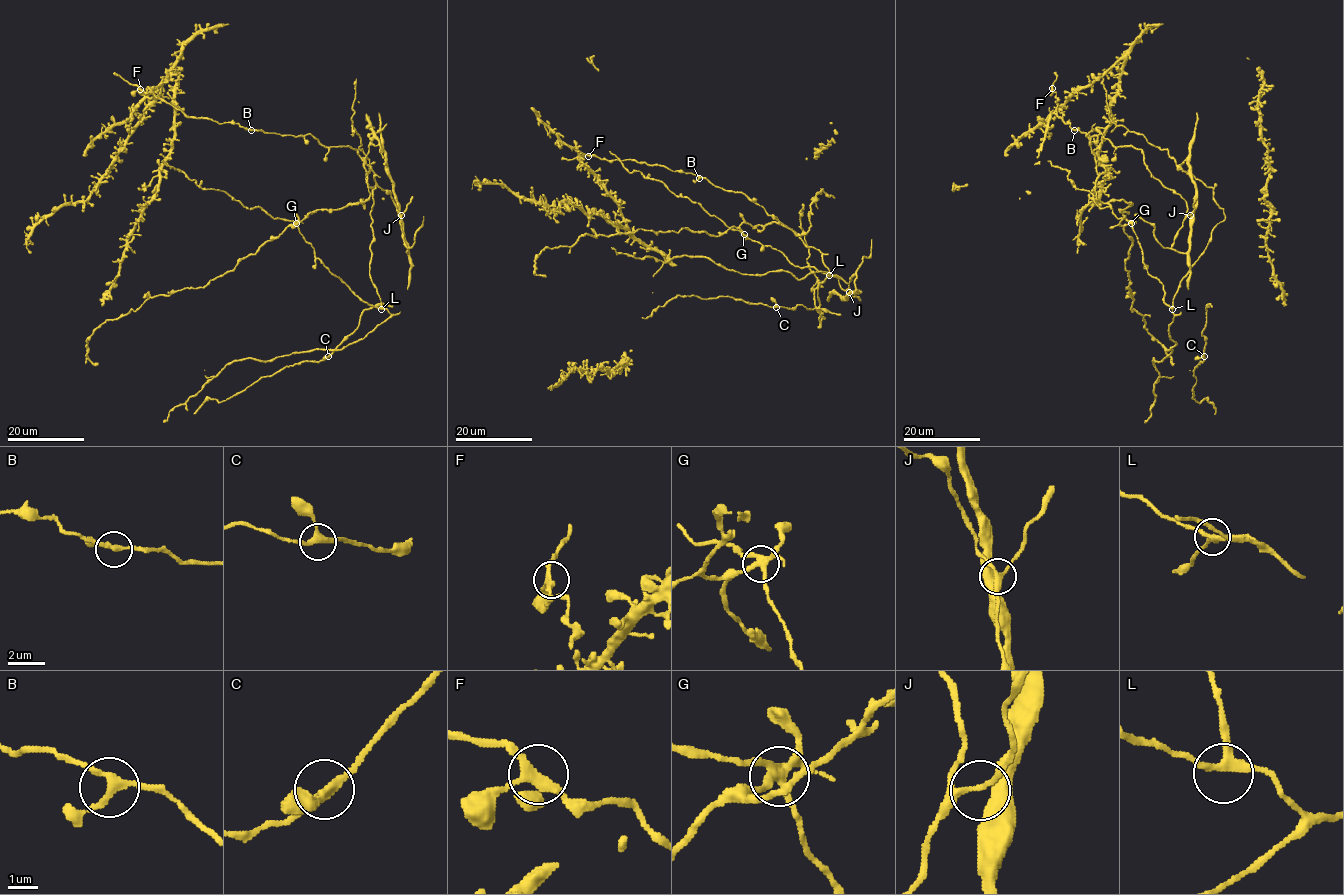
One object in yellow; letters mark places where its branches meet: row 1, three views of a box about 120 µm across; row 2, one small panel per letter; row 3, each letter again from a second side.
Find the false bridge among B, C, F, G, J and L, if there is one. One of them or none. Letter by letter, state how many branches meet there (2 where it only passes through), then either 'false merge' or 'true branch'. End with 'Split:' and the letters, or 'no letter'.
B: 3 branches meet; true branch
C: 3 branches meet; true branch
F: 3 branches meet; true branch
G: 4 branches meet; false merge
J: 4 branches meet; true branch
L: 3 branches meet; true branch
Split: G

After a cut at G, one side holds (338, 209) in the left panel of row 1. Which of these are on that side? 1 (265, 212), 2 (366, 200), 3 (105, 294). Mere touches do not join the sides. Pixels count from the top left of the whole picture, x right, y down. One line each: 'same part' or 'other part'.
1: other part
2: same part
3: other part

